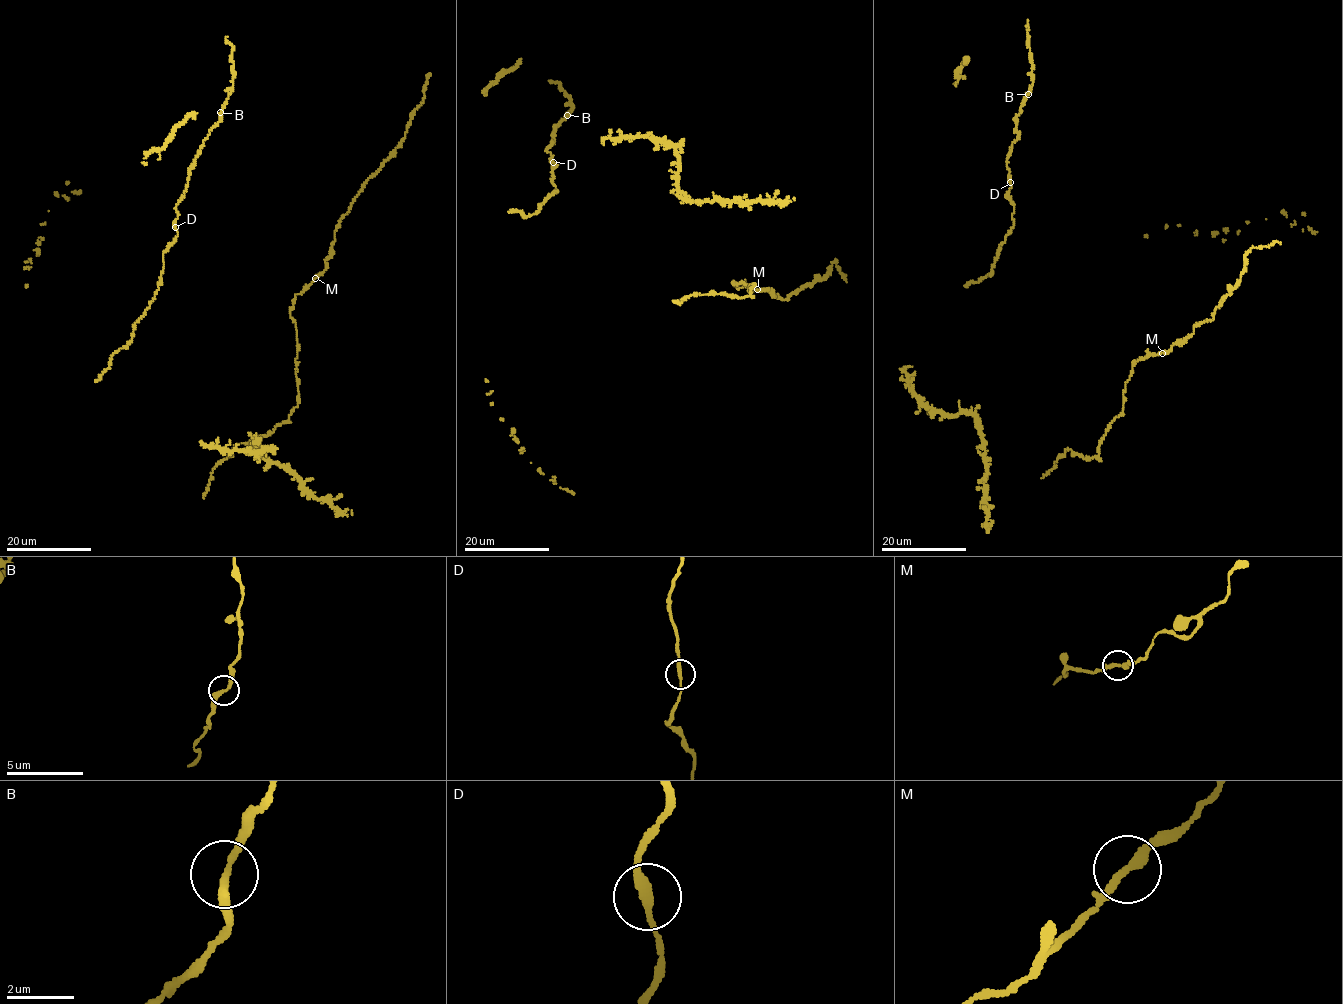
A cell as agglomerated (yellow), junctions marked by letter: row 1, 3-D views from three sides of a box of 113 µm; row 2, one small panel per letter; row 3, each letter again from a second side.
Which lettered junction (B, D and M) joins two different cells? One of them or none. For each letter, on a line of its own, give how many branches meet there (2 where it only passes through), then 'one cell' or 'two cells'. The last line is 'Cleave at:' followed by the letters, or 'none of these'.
B: branches 2; one cell
D: branches 2; one cell
M: branches 2; one cell
Cleave at: none of these

